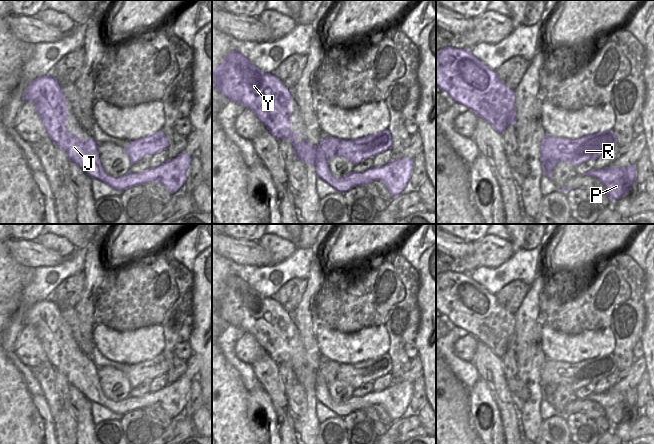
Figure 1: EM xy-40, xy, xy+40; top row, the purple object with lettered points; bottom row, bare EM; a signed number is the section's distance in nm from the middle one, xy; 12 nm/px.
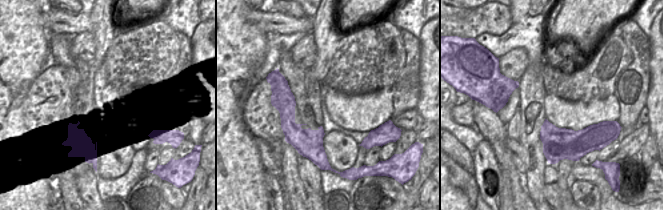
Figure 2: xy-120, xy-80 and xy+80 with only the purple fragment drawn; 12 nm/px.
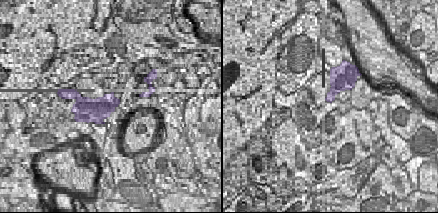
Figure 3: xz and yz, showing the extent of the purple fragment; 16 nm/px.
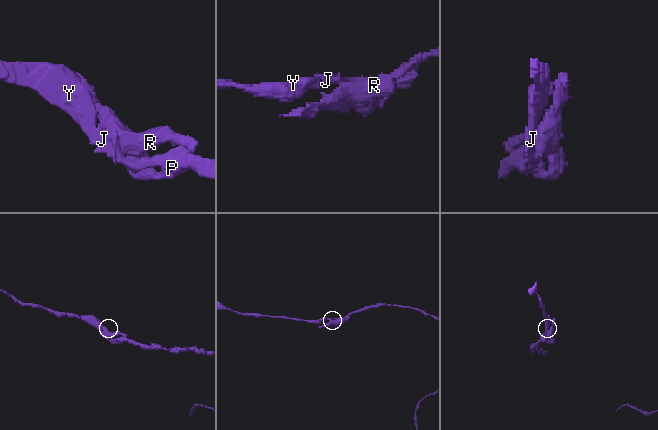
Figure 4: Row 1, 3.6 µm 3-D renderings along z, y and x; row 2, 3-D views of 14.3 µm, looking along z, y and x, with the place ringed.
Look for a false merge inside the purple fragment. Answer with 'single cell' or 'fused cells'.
fused cells

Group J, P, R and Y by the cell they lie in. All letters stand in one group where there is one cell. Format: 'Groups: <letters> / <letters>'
Groups: J P Y / R

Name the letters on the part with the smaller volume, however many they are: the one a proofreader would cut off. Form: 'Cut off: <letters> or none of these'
Cut off: R

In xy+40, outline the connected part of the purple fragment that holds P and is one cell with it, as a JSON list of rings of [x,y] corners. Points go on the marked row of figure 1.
[[[636,163],[627,167],[594,168],[583,175],[597,178],[605,187],[605,193],[610,201],[617,201],[625,196],[631,185],[636,185]]]

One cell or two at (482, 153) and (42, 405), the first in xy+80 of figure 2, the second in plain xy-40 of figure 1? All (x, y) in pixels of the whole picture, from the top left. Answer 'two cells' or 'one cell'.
one cell

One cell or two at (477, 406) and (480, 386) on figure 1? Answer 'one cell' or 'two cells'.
one cell

